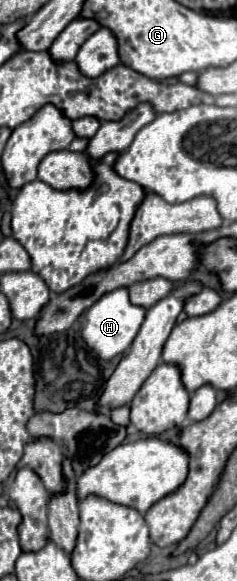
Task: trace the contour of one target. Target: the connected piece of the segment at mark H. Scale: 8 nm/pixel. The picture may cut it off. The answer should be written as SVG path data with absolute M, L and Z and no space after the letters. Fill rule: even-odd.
M119 287L119 289L111 291L111 293L105 293L99 301L95 301L85 311L81 337L85 339L85 343L97 355L101 355L101 359L113 359L115 355L121 355L121 353L125 353L131 347L131 343L133 343L133 339L135 339L135 335L137 335L143 319L145 319L145 313L147 311L143 307L133 305L129 301L127 289L125 287Z

